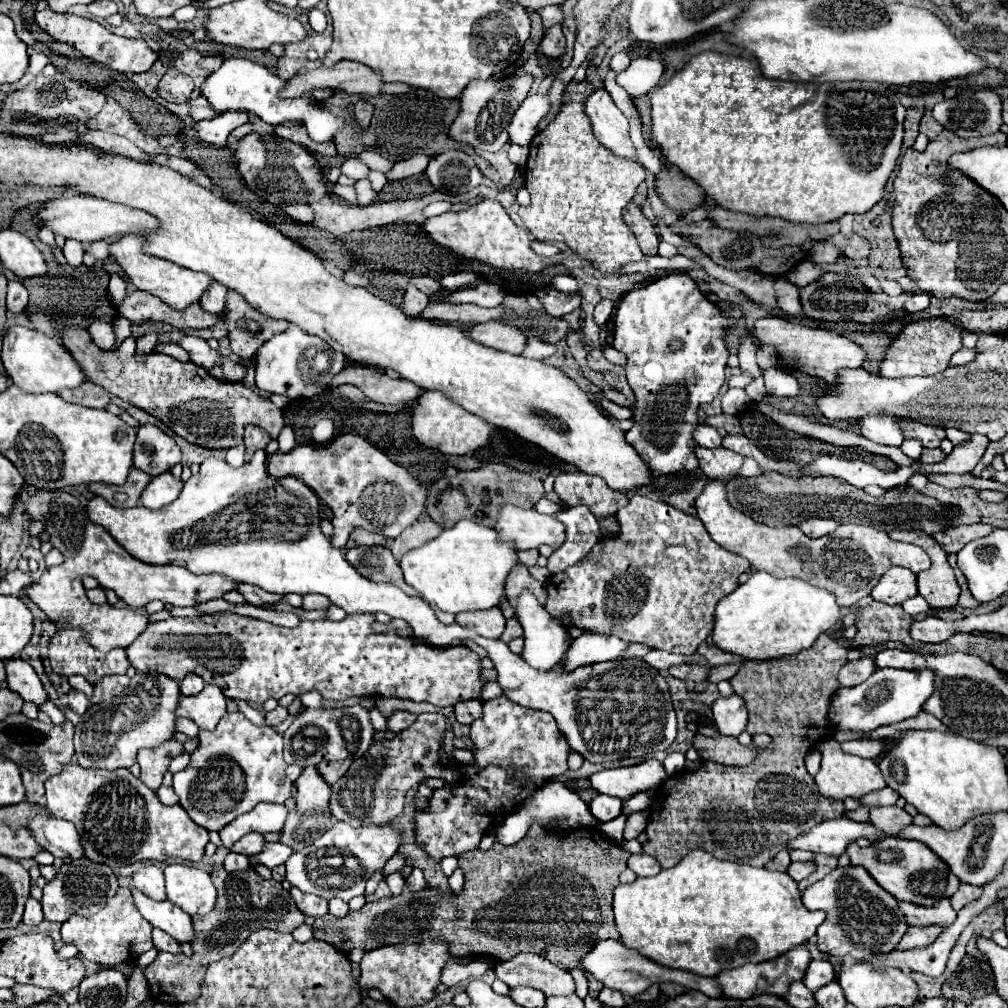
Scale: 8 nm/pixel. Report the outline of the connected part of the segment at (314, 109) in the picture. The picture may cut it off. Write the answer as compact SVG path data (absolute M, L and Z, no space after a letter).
M224 59L224 63L220 65L220 69L216 69L200 87L202 97L206 97L206 101L210 103L210 107L218 113L224 111L246 111L246 113L254 113L260 119L264 119L270 125L280 125L284 121L304 121L308 135L322 143L322 141L330 141L334 139L334 135L338 131L342 131L348 123L346 117L336 117L328 111L322 111L316 101L310 95L304 97L296 97L294 101L284 101L278 97L278 91L282 89L284 79L280 79L278 75L266 71L266 67L248 61L248 59Z

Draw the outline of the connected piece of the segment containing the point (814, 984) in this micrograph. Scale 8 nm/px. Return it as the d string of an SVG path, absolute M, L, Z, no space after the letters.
M812 961L802 983L810 991L818 991L822 985L826 985L834 979L836 979L836 973L834 973L834 967L832 967L830 961Z

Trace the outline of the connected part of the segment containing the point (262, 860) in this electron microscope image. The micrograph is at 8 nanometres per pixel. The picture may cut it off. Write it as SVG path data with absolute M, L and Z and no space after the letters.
M266 843L264 851L256 853L250 857L250 867L254 867L256 863L268 867L268 869L274 869L276 865L284 863L288 857L290 857L292 849L288 845L280 845L280 843Z

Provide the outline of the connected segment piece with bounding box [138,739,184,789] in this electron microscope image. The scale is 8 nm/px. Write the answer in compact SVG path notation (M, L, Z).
M176 739L166 741L156 749L140 749L138 765L140 765L140 779L146 787L158 789L162 785L162 777L170 767L170 761L184 751L184 745Z

